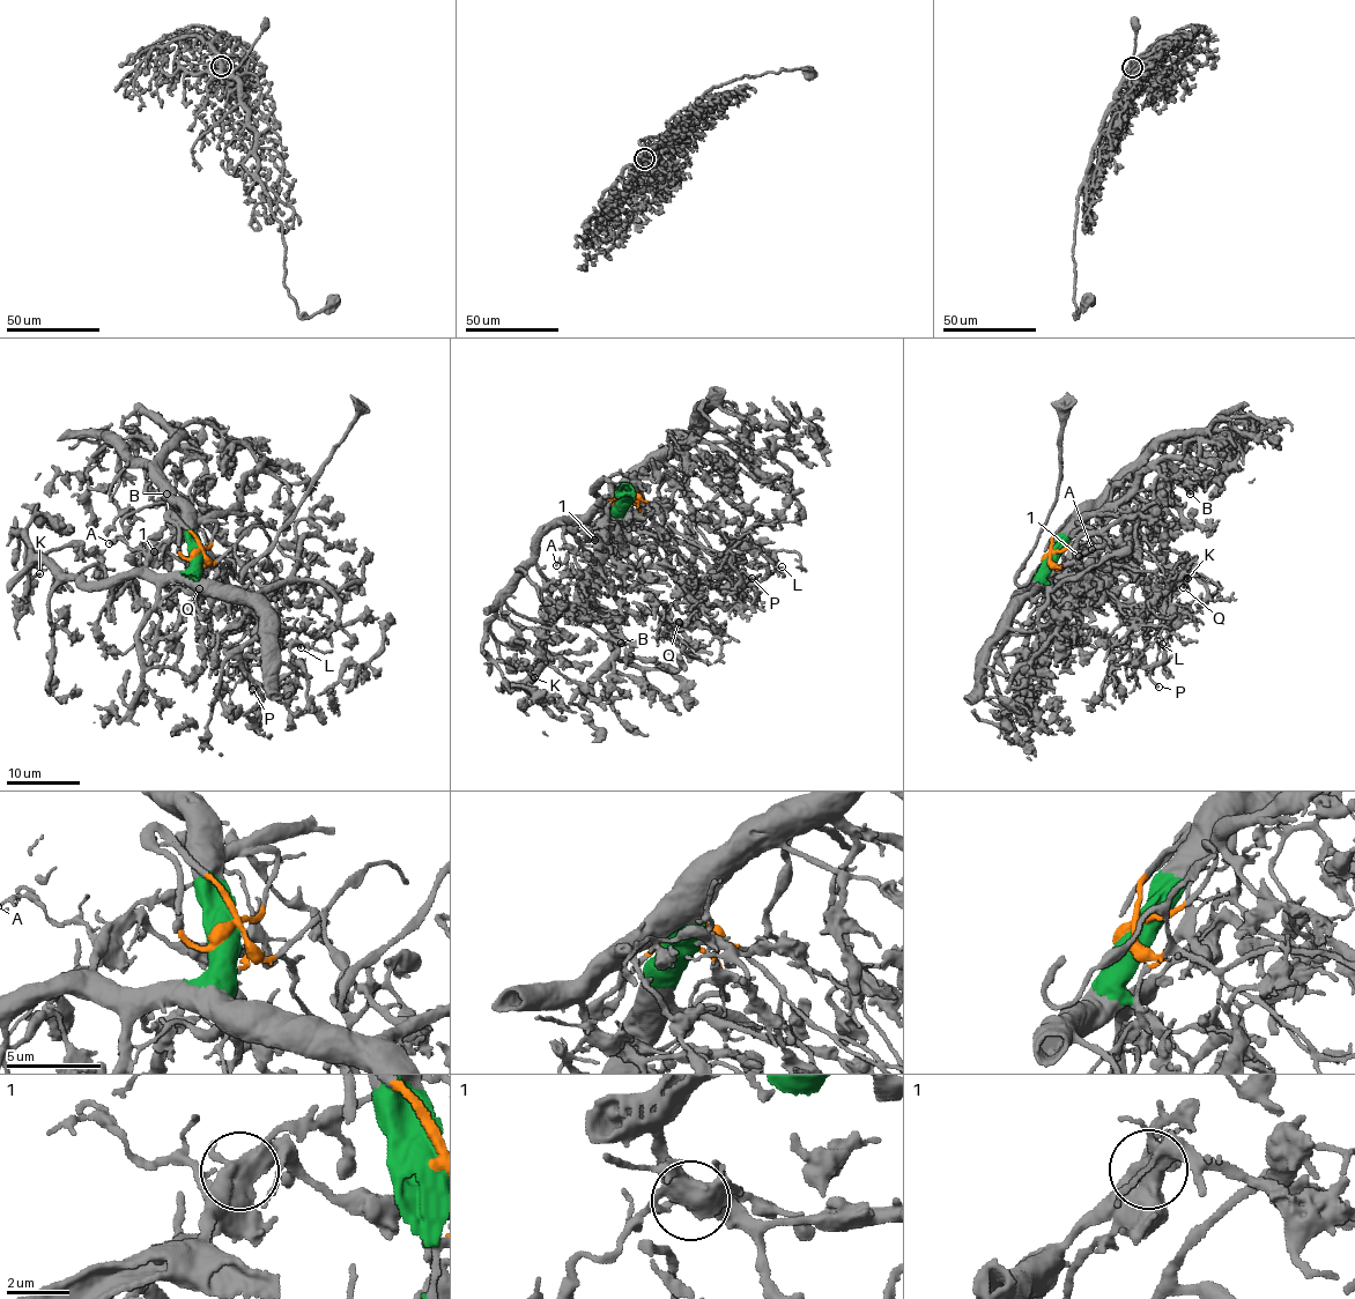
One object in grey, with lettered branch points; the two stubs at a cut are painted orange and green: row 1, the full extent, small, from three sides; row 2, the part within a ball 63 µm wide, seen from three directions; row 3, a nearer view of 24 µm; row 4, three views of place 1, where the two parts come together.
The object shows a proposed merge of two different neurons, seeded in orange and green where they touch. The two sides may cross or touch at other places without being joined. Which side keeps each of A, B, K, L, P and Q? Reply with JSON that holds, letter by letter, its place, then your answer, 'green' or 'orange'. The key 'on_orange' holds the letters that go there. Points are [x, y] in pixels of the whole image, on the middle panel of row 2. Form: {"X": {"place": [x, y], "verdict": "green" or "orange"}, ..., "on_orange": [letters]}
{"A": {"place": [556, 565], "verdict": "orange"}, "B": {"place": [621, 643], "verdict": "green"}, "K": {"place": [534, 677], "verdict": "green"}, "L": {"place": [782, 566], "verdict": "orange"}, "P": {"place": [752, 578], "verdict": "orange"}, "Q": {"place": [679, 622], "verdict": "orange"}, "on_orange": ["A", "L", "P", "Q"]}

